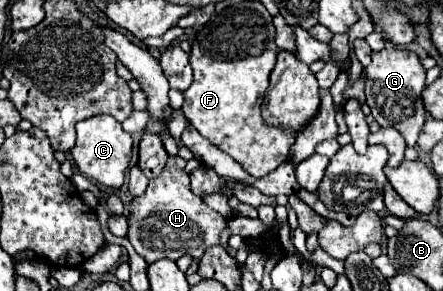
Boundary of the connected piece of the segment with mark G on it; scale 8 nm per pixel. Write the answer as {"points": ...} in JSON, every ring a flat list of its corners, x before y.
{"points":[[385,47,383,51,373,53,371,59,373,61,365,69,365,95,367,105,371,107,371,115,381,127,395,127,405,137,407,145,415,147,419,131,425,123,425,107,421,101,421,91,425,87,425,69,421,67,421,61,413,51,399,47]]}

